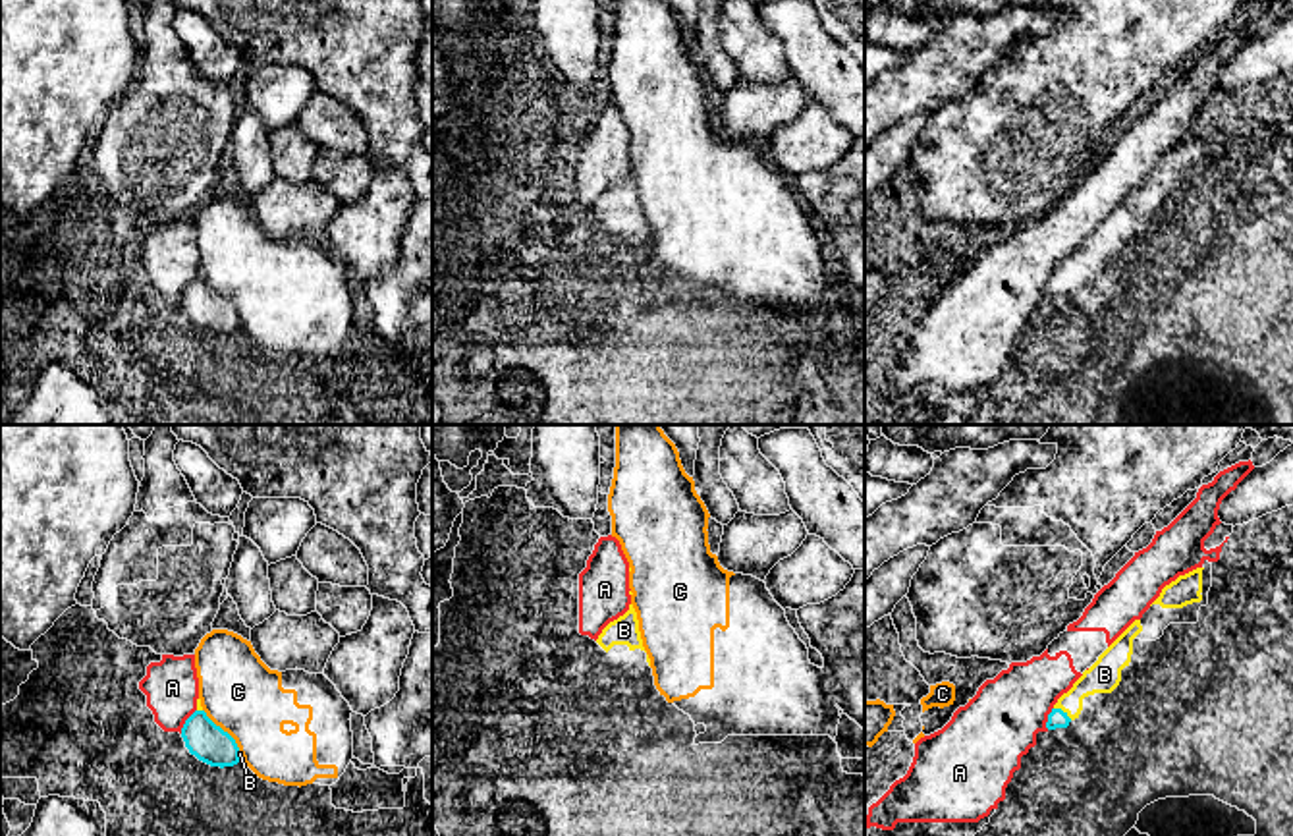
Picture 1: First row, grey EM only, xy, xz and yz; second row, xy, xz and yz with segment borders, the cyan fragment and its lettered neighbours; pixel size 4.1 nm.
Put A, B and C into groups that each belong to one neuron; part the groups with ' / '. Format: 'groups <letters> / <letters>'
groups A / B / C

